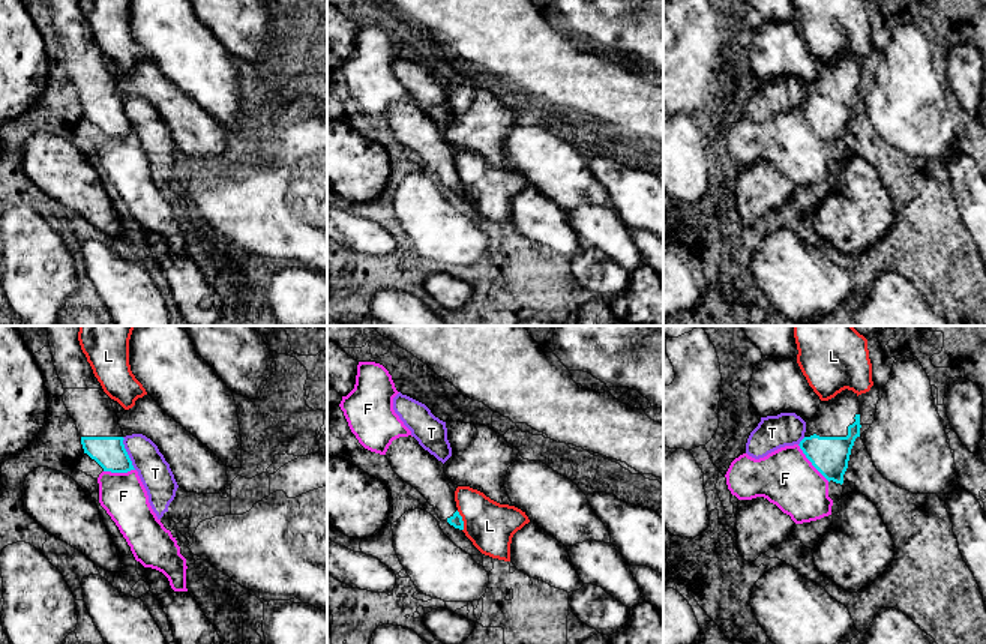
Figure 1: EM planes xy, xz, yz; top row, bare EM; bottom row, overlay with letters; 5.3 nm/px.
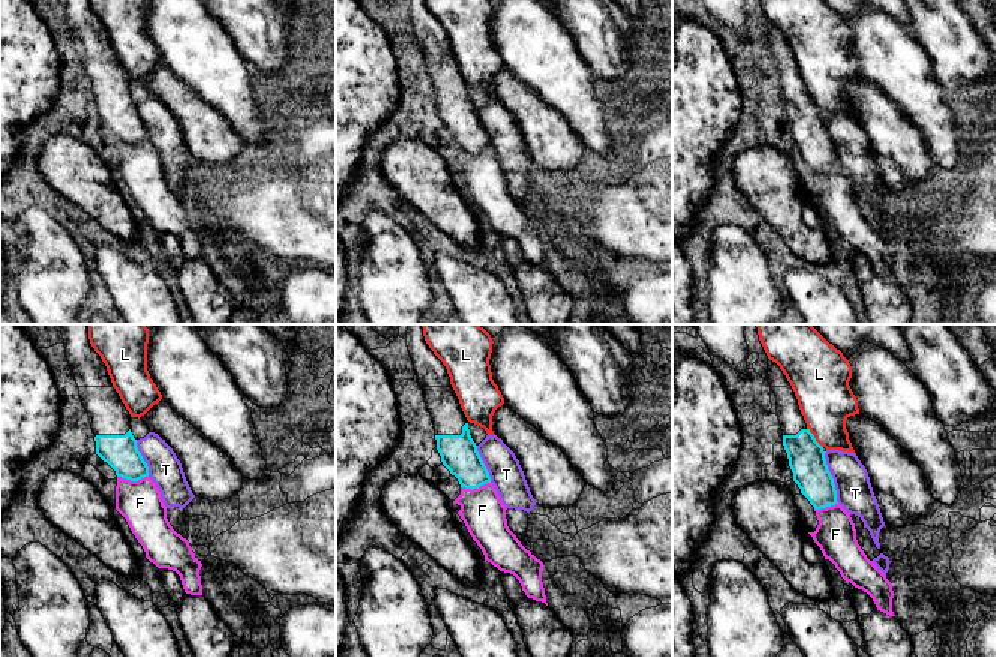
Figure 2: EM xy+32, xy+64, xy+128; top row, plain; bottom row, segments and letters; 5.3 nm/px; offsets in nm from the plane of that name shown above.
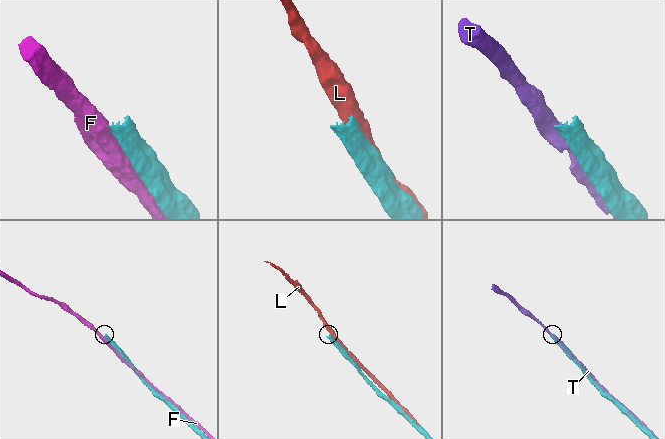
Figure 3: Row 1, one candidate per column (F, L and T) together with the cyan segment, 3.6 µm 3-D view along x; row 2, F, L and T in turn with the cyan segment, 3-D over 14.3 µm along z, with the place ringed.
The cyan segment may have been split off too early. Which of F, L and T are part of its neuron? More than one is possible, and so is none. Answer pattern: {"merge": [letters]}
{"merge": []}

